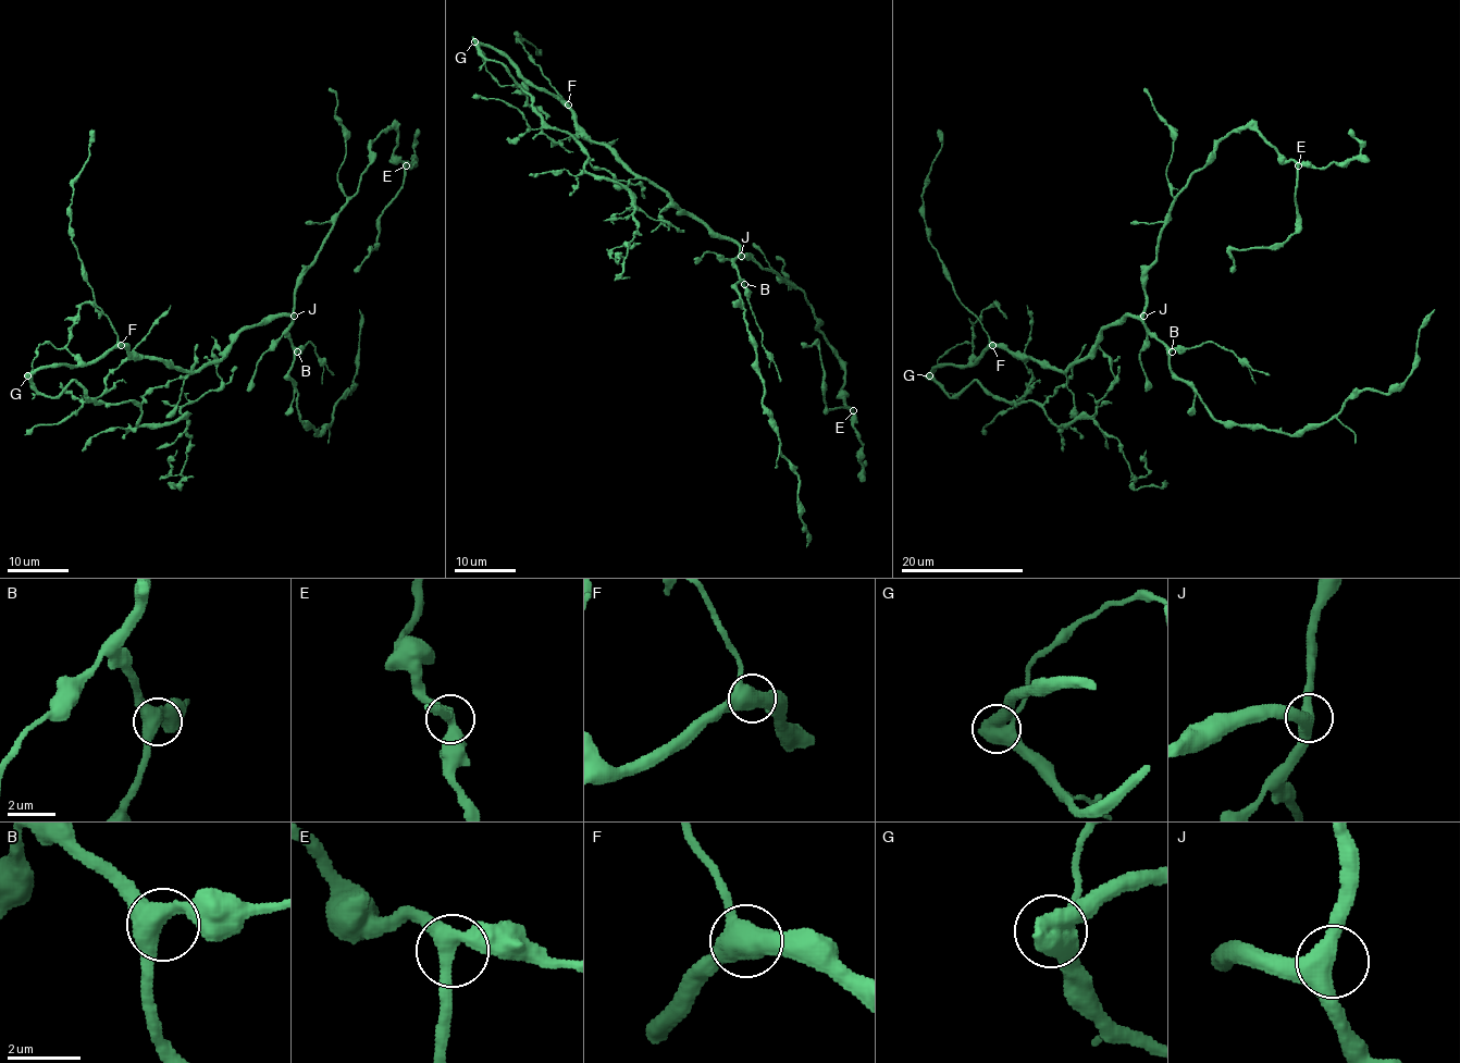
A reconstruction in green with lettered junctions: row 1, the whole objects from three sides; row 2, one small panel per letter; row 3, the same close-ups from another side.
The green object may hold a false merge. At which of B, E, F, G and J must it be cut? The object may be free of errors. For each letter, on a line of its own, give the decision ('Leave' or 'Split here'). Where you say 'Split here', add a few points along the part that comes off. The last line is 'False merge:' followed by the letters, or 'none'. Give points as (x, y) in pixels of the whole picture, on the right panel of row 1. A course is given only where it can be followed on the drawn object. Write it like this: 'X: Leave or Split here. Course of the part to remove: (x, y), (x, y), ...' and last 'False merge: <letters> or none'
B: Leave
E: Leave
F: Leave
G: Leave
J: Leave
False merge: none

